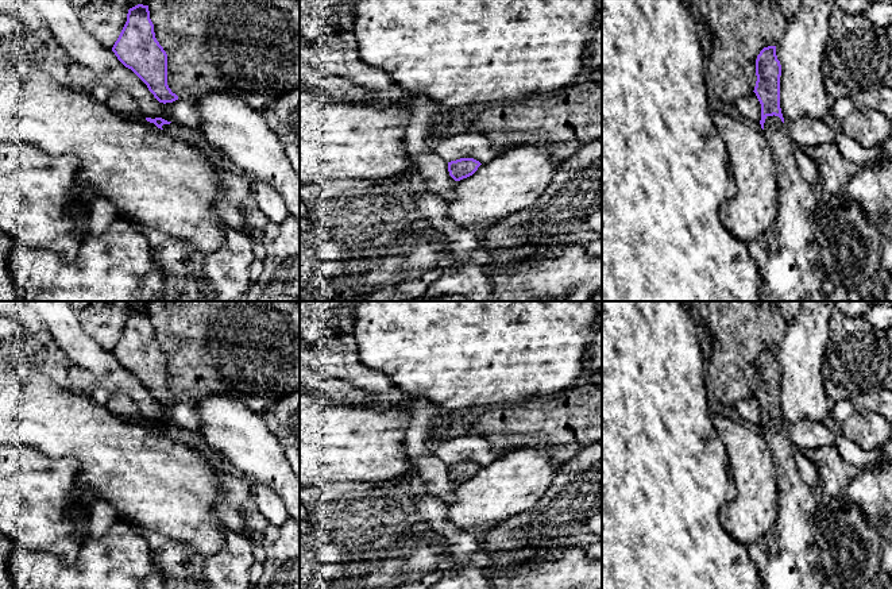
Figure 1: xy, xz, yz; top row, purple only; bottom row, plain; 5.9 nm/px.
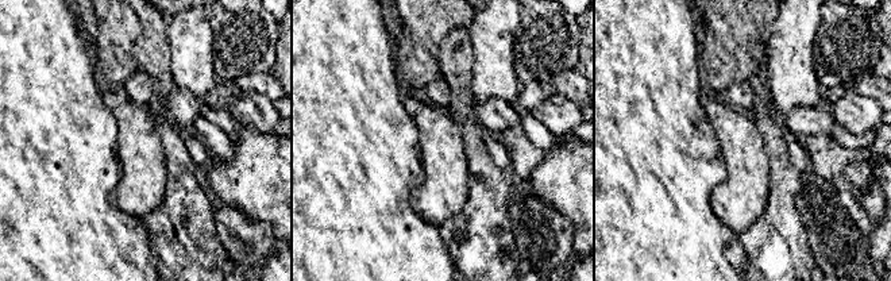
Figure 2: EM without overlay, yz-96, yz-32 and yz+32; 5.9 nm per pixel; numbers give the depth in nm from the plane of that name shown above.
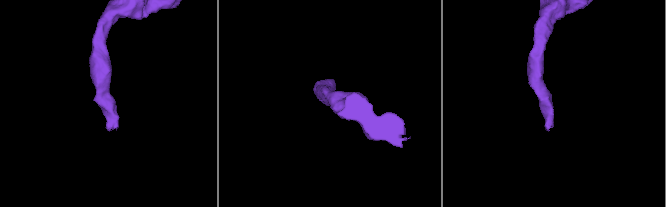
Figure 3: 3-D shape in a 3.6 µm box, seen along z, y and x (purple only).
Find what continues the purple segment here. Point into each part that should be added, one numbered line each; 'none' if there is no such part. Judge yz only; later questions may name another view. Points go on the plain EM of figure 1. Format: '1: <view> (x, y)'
1: yz (787, 557)

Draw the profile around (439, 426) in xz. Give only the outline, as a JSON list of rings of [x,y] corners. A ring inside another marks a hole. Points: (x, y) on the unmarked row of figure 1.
[[[444,413],[436,419],[432,424],[429,443],[433,446],[436,442],[444,439],[445,428],[452,423],[452,420]]]

